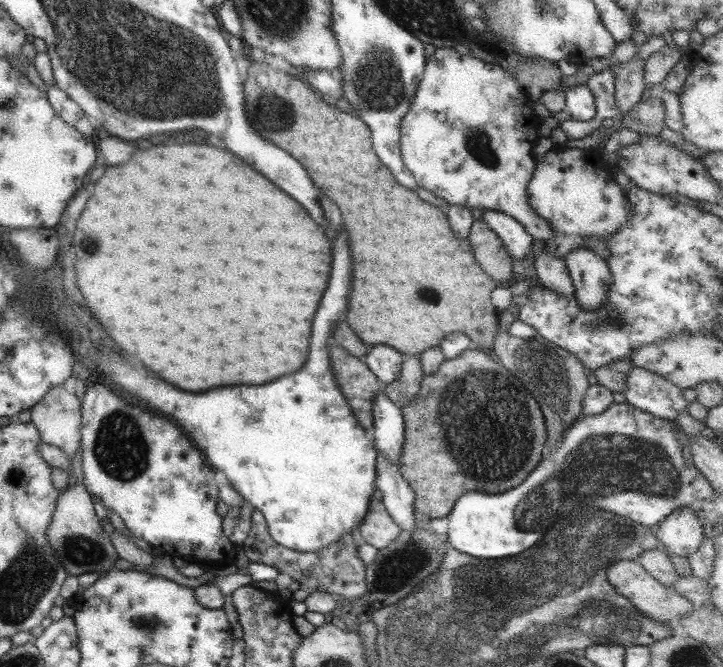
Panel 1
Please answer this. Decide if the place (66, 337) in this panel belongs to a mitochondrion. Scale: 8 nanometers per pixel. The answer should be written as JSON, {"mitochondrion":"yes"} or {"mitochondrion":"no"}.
{"mitochondrion":"no"}

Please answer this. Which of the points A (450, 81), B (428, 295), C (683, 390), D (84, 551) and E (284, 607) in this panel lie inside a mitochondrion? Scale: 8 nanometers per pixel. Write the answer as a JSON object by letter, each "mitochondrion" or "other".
{"A":"other","B":"mitochondrion","C":"other","D":"mitochondrion","E":"other"}

